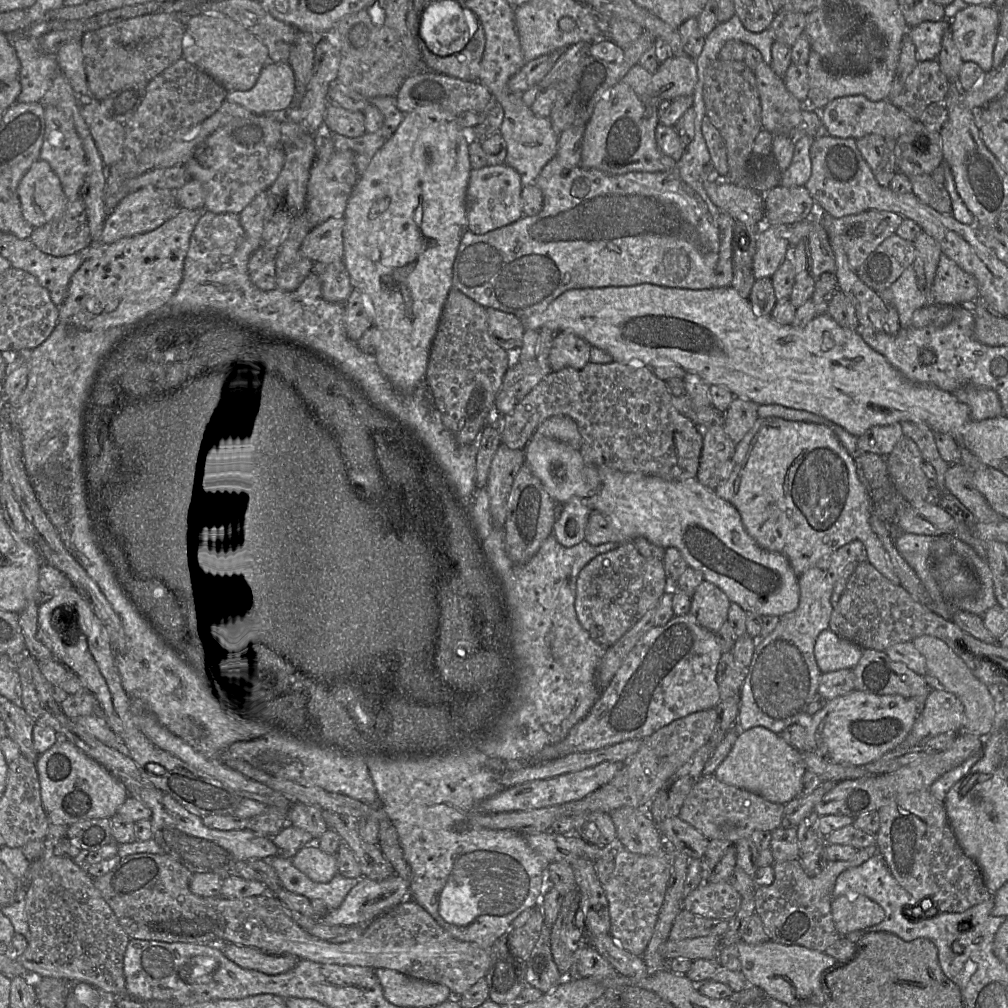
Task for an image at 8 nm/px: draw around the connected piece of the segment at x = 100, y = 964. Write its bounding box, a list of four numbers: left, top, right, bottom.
[14,855,130,997]

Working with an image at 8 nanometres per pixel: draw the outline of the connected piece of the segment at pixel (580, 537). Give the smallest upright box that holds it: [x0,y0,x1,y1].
[553,497,591,547]

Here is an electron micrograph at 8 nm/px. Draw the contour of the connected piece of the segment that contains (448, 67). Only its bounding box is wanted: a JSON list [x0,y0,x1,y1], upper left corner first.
[417,5,485,81]

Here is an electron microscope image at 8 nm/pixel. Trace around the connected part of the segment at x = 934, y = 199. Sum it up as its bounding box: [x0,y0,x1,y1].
[907,175,952,214]

